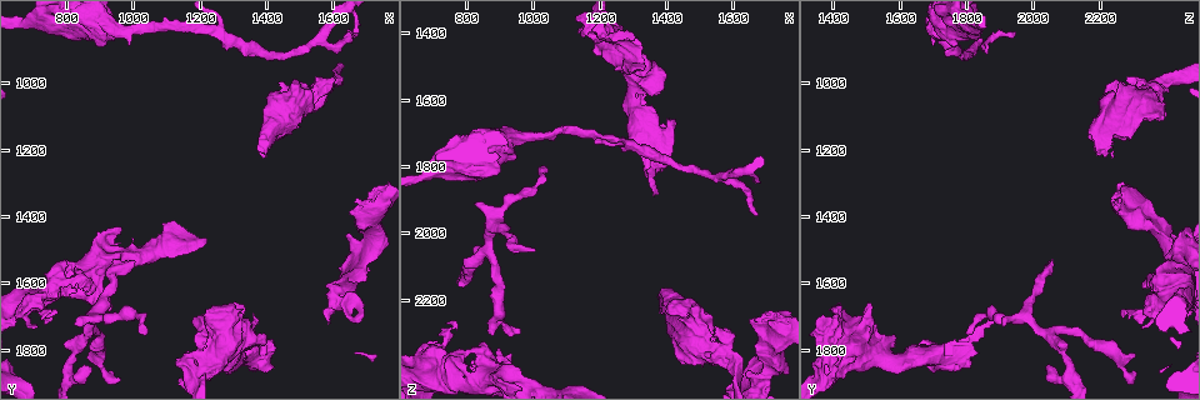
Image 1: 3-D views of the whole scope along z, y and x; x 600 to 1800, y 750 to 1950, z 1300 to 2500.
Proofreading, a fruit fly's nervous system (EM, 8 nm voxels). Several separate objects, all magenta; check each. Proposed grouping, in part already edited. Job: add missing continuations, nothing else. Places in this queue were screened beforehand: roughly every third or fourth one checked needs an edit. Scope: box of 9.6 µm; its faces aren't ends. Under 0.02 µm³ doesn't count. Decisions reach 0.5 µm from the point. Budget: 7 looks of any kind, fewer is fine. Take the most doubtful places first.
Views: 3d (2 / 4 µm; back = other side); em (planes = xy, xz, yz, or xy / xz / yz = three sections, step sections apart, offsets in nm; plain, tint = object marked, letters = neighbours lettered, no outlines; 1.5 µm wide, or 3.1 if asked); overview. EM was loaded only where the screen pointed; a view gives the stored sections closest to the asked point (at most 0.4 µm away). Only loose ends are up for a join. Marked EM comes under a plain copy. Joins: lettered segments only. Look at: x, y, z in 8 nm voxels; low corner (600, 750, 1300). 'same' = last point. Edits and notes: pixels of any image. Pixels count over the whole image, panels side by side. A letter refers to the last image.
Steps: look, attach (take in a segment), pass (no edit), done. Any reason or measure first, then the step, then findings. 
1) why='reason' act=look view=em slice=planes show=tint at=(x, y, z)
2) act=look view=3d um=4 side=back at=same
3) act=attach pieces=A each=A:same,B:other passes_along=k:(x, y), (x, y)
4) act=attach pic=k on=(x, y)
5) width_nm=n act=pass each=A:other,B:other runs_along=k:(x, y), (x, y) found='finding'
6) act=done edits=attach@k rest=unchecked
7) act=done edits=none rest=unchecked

why='free end' act=look view=em slice=planes show=letters at=(820, 1730, 1910)

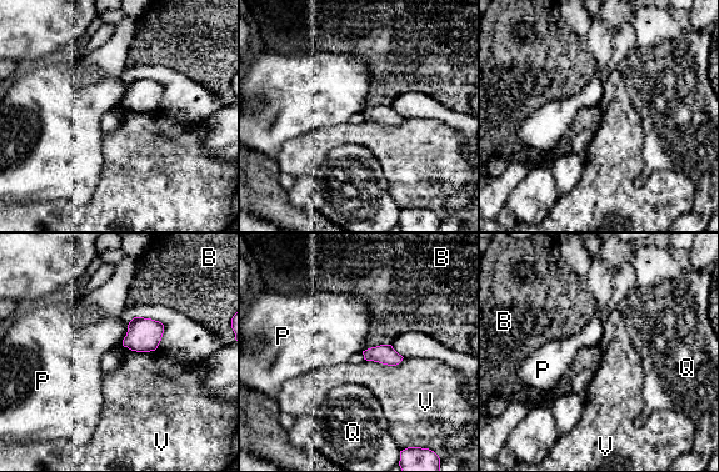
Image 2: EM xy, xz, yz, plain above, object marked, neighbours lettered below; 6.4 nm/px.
act=pass each=B:other,P:other,Q:other,V:other border=2:(129, 324), (126, 335), (121, 340) found='no lettered segment goes on from it'

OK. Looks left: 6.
why='stops while still wide' act=look view=3d um=4 at=(1330, 1660, 1510)

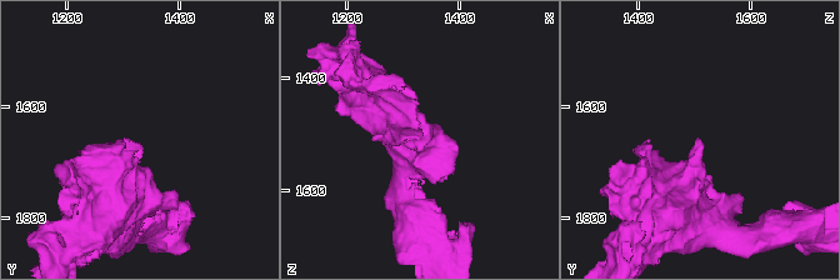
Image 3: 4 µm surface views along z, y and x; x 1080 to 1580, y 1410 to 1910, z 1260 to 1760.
why='now the EM' act=look view=em slice=planes show=letters at=(1325, 1665, 1505)

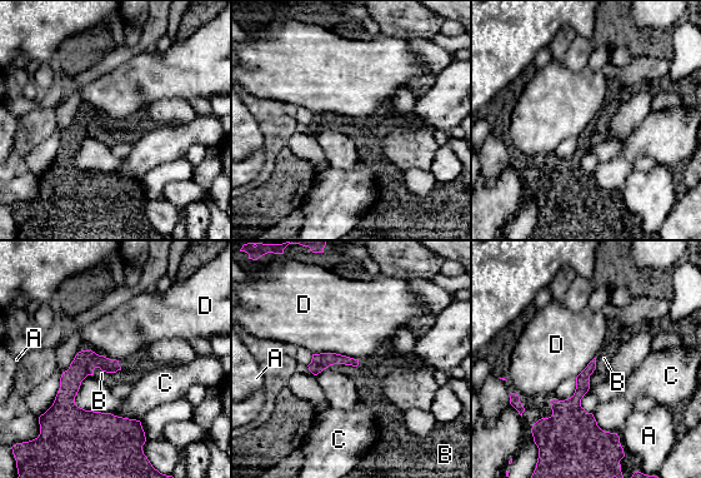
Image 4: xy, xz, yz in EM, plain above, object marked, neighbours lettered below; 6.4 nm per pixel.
longest_contact=D:300nm act=pass each=A:other,B:other,C:other,D:other border=4:(313, 353), (340, 353), (357, 359) found='none of them fits'

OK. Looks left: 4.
why='thick end' act=look view=em slice=xz step=8 show=tint at=(1410, 1030, 2250)

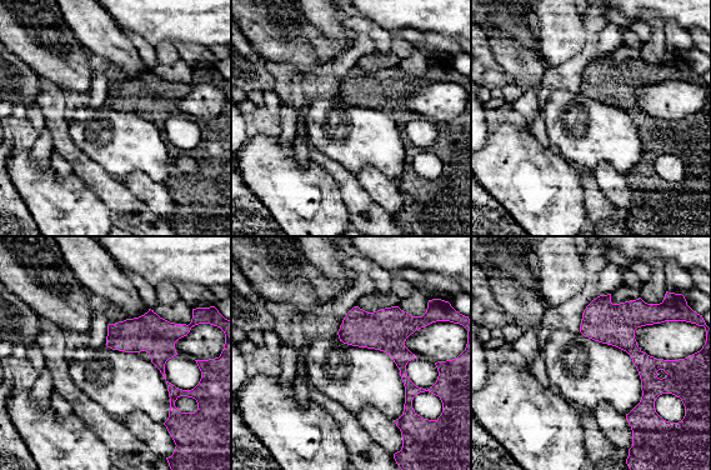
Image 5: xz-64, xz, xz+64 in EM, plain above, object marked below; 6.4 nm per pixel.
why='another direction' act=look view=em slice=planes show=letters at=same

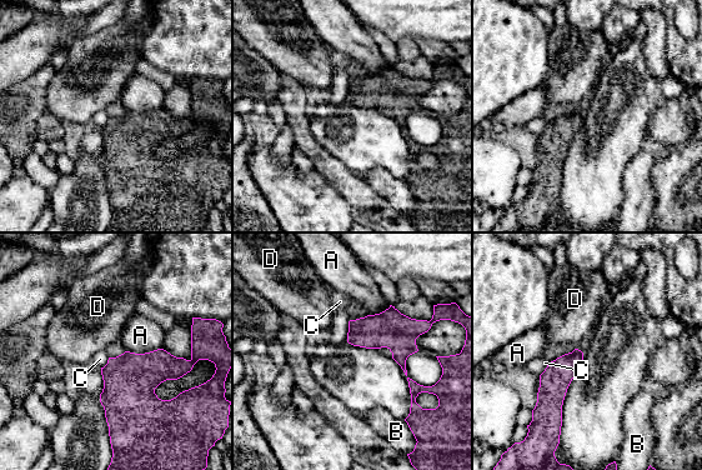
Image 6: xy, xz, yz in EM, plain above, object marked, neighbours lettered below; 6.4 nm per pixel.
longest_contact=A:240nm act=pass each=A:other,B:other,C:other,D:other found='none of them fits'

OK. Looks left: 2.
act=done edits=none rest=unchecked

